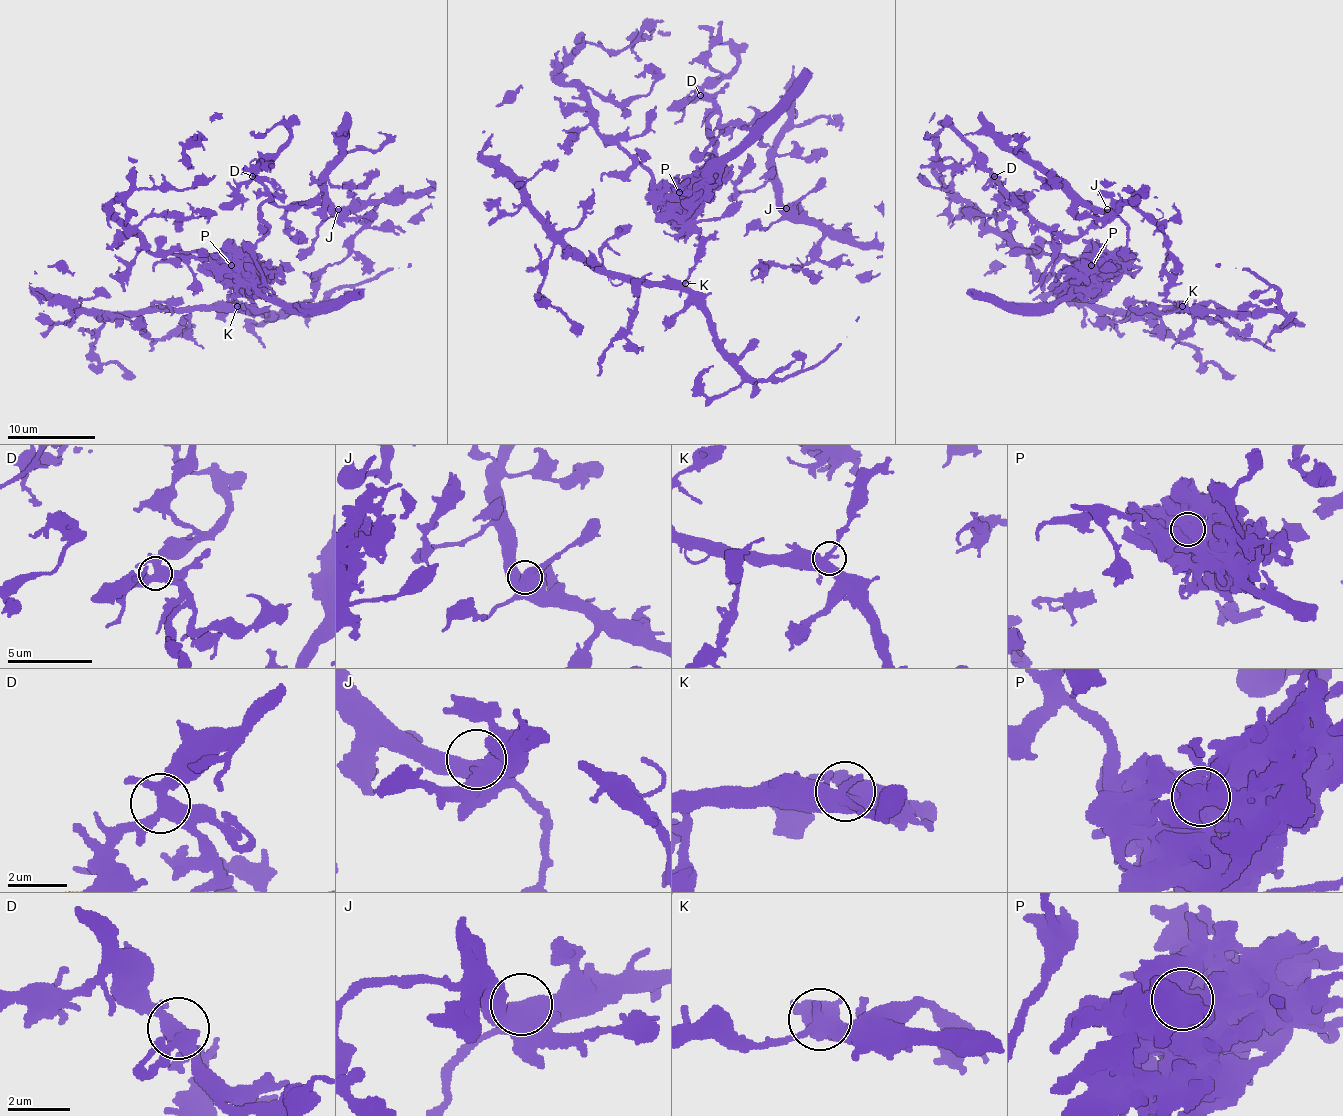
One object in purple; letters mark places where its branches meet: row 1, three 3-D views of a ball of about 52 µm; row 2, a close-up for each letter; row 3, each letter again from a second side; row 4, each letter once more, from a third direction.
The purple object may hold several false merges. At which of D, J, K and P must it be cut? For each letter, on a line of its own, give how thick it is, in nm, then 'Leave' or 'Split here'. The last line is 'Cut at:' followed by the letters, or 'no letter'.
D: Thickness 420 nm. Leave
J: Thickness 650 nm. Leave
K: Thickness 400 nm. Leave
P: Thickness 1250 nm. Split here
Cut at: P

